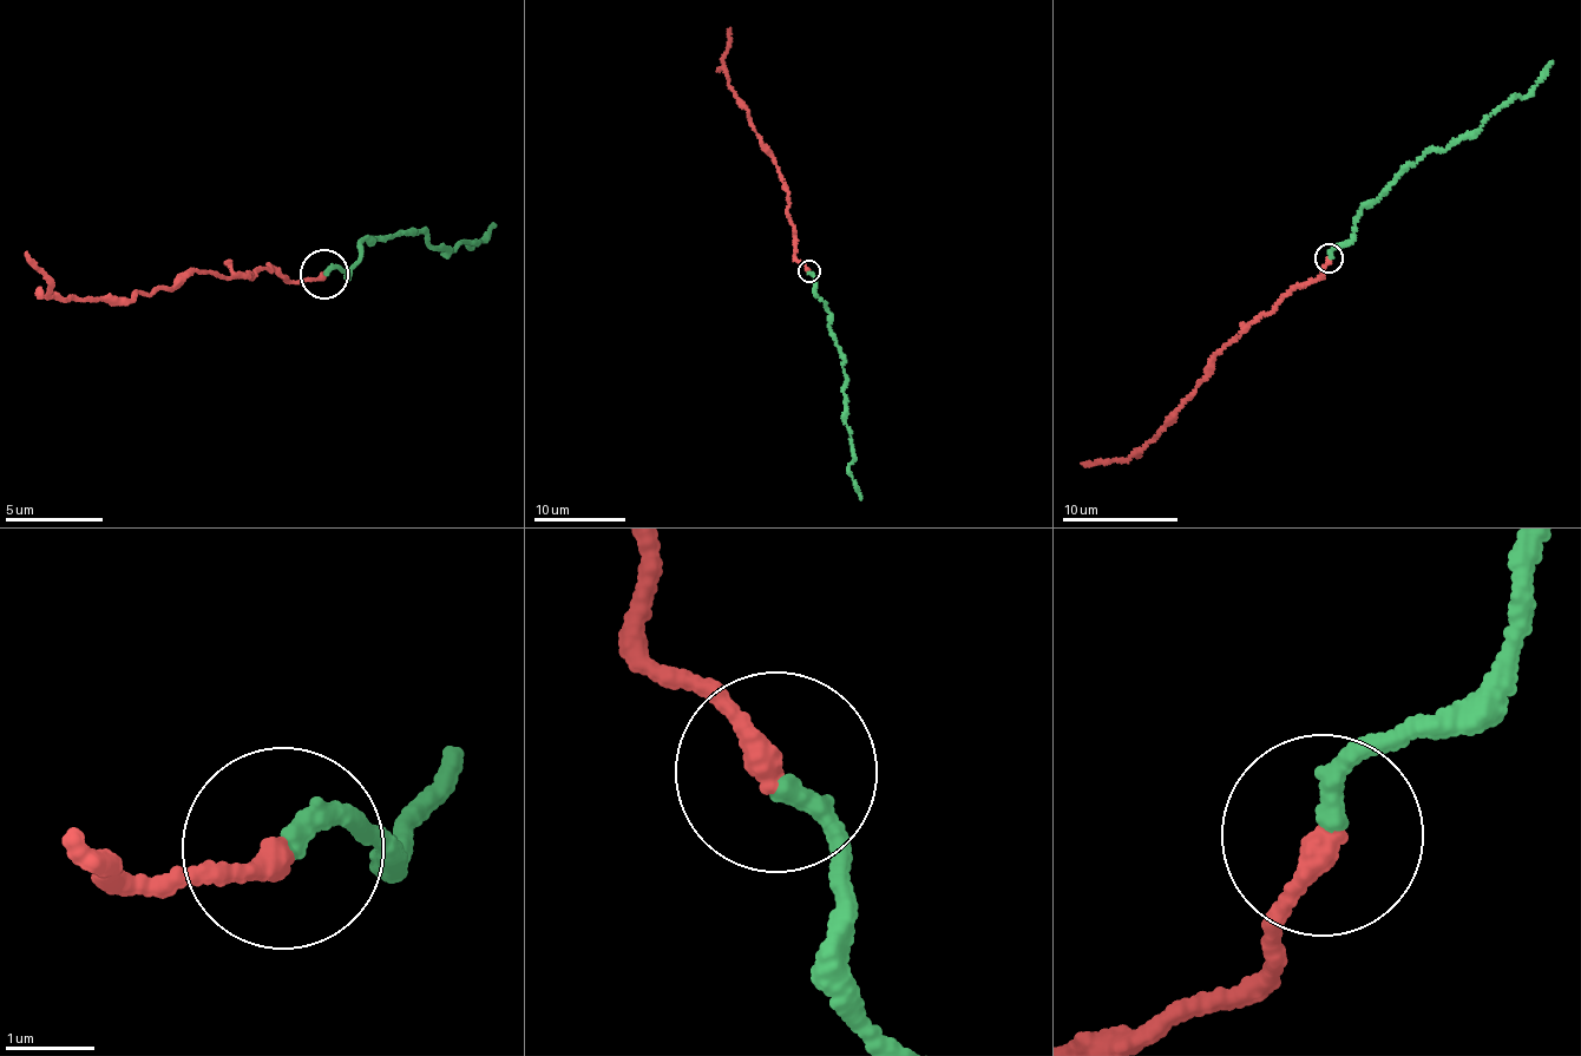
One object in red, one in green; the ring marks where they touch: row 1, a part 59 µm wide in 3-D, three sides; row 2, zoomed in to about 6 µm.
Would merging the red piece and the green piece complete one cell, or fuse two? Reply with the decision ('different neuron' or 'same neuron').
different neuron

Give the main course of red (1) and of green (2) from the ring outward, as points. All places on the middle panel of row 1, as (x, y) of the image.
1: (809, 271), (795, 258), (787, 192), (775, 158), (727, 83), (723, 56), (730, 27)
2: (809, 271), (817, 294), (830, 314), (832, 336), (841, 352), (844, 414), (854, 453), (848, 469), (860, 499)

